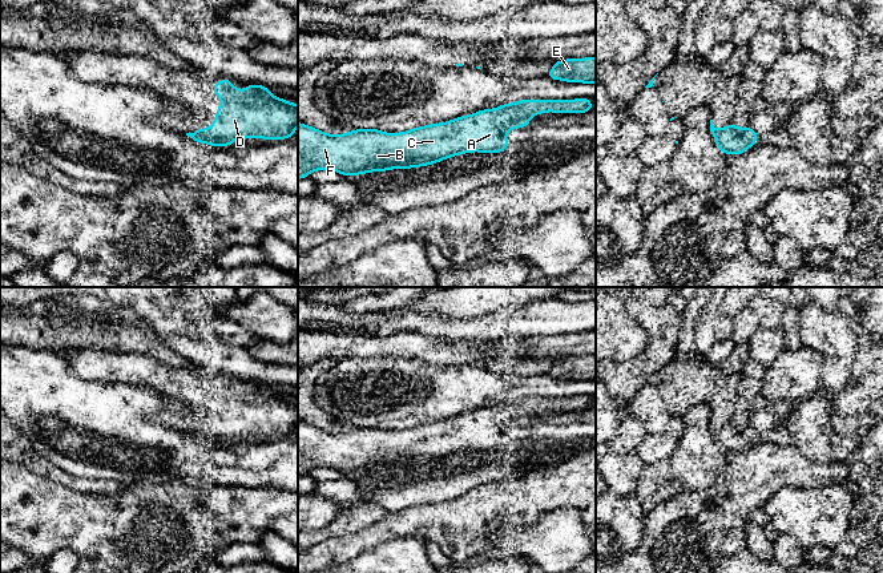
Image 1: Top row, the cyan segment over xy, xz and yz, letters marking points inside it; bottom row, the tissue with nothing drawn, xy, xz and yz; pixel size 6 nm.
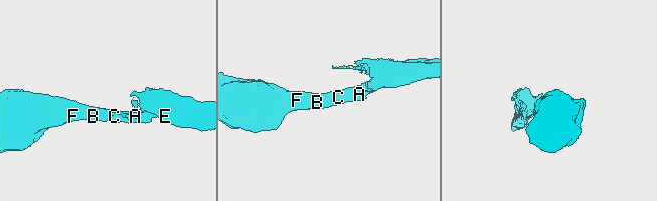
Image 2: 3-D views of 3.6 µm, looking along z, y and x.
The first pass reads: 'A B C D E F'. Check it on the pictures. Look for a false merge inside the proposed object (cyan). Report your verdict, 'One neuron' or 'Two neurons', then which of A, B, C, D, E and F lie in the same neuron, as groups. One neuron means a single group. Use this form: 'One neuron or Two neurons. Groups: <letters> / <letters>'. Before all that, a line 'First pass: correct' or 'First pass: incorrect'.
First pass: incorrect
Two neurons. Groups: A B C F / D E

